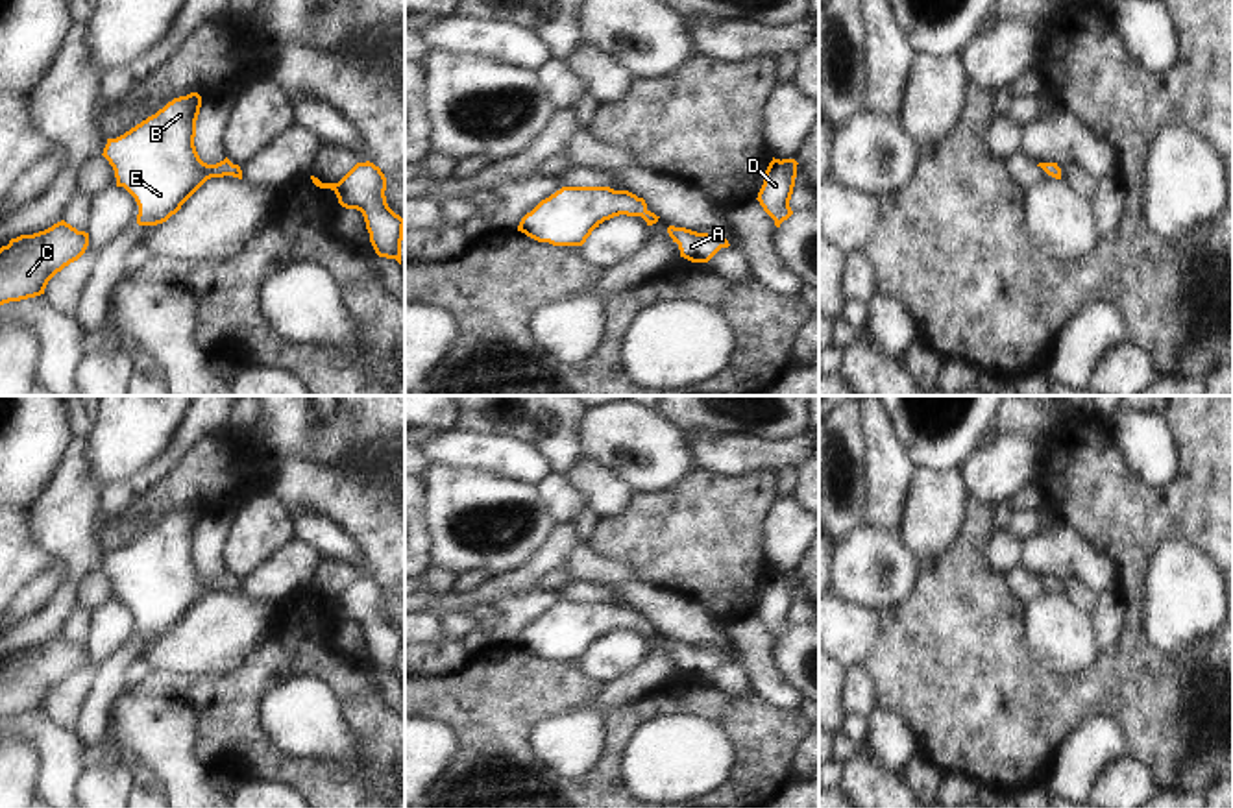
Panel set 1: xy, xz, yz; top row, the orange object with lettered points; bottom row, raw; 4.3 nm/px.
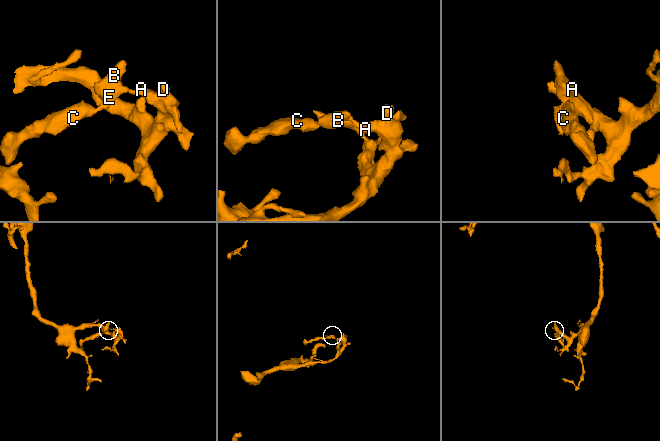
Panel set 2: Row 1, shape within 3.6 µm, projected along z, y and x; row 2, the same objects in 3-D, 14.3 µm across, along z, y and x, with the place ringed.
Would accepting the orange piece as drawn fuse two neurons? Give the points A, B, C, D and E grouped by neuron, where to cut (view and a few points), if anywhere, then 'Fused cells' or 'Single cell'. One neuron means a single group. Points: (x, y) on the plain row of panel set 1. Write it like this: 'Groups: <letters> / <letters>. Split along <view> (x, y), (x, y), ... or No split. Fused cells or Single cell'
Groups: A B C D E. No split. Single cell

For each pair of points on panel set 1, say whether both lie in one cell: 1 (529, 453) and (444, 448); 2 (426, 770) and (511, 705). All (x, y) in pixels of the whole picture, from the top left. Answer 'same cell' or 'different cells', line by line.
1: same cell
2: different cells

